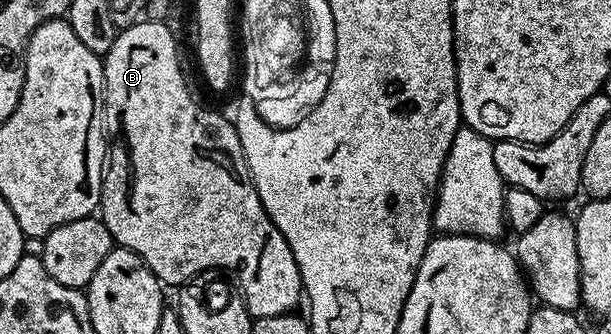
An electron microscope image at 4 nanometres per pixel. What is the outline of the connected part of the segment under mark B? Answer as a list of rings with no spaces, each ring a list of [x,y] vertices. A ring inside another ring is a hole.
[[[139,19],[135,25],[129,25],[127,29],[121,30],[115,36],[110,50],[104,54],[104,117],[107,122],[119,121],[122,124],[122,130],[115,137],[113,134],[108,141],[108,164],[104,170],[100,220],[108,227],[115,246],[140,255],[140,259],[157,275],[163,286],[174,285],[173,287],[178,287],[207,271],[227,269],[228,272],[238,276],[239,286],[237,285],[237,288],[246,301],[246,310],[250,312],[251,318],[293,313],[299,308],[298,301],[300,305],[303,300],[304,290],[298,264],[292,255],[292,247],[288,247],[284,235],[280,235],[280,231],[272,223],[272,219],[266,214],[260,203],[260,195],[256,191],[254,181],[246,166],[244,151],[240,147],[238,133],[234,130],[234,122],[222,117],[217,108],[215,110],[205,109],[190,94],[190,89],[186,86],[186,77],[182,74],[182,61],[178,58],[178,44],[179,42],[174,38],[172,32],[165,27],[164,21]]]

